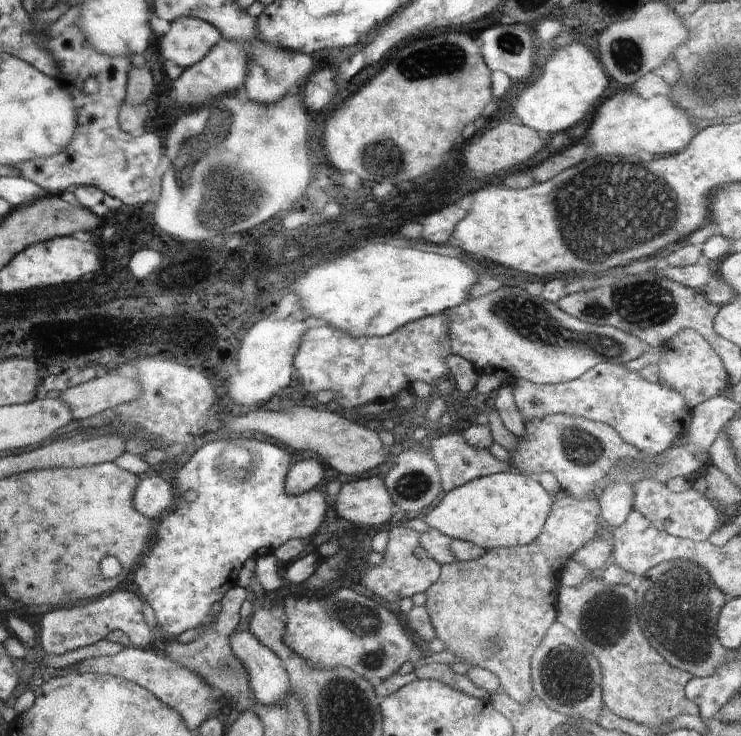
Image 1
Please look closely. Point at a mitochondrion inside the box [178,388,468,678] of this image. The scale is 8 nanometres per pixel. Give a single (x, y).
(233, 469)

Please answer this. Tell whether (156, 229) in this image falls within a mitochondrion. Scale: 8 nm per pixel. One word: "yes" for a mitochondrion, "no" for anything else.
no

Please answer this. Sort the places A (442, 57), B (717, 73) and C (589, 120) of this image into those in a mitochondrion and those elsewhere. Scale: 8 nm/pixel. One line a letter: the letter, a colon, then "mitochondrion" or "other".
A: mitochondrion
B: mitochondrion
C: other

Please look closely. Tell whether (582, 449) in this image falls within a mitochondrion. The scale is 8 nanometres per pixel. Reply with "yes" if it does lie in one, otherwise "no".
yes

